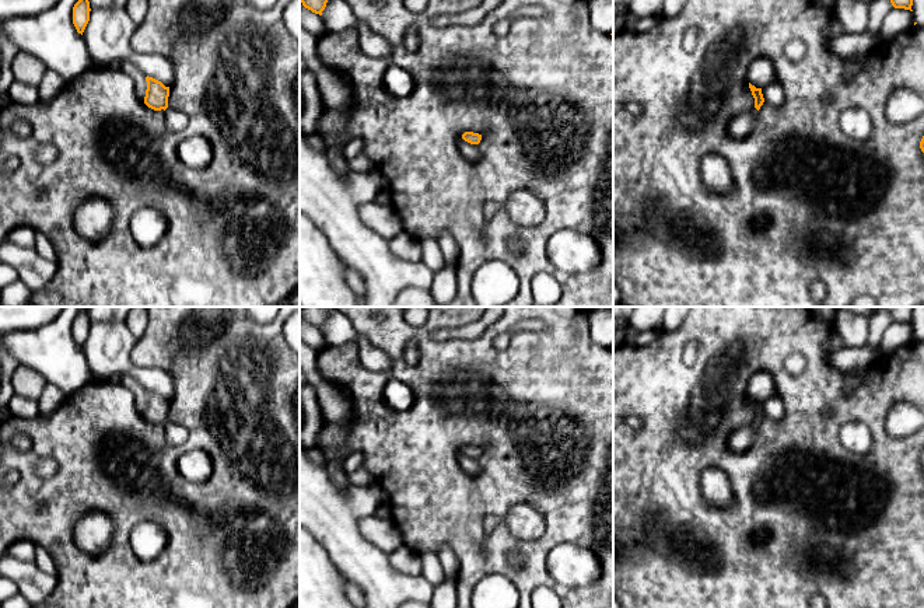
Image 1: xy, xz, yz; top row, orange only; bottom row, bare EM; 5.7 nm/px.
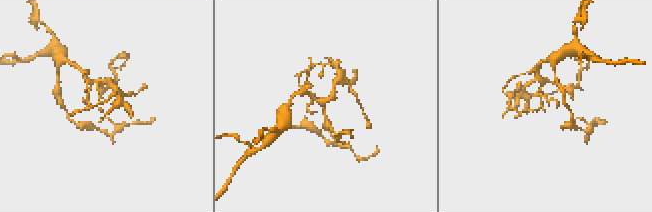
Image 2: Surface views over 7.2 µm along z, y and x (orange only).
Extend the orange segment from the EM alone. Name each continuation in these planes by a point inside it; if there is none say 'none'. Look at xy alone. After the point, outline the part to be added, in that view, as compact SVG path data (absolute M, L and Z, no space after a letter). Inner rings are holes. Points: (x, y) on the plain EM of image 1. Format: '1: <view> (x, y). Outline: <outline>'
1: xy (177, 434). Outline: M167 422L165 436L171 445L179 445L179 444L183 444L185 440L188 438L188 430L181 424Z

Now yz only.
1: yz (741, 440). Outline: M755 422L735 430L729 437L729 448L735 452L746 452L755 443L759 424Z

